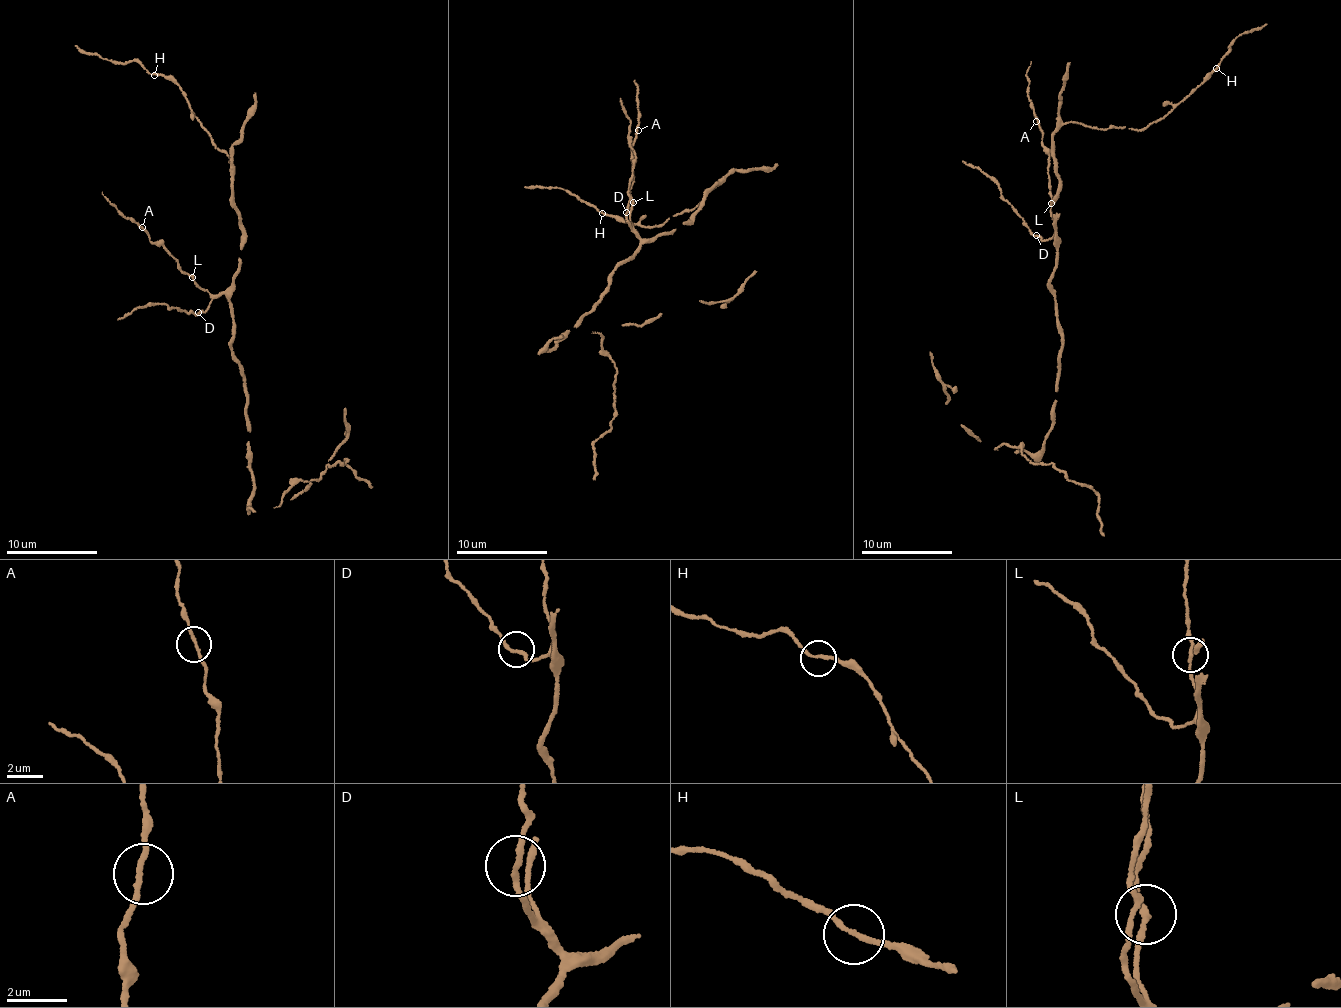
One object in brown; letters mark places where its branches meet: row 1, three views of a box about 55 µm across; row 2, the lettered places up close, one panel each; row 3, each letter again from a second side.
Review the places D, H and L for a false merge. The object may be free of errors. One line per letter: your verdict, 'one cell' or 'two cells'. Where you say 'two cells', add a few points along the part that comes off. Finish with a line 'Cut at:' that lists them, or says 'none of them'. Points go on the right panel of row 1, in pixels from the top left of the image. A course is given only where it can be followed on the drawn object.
D: one cell
H: one cell
L: one cell
Cut at: none of them

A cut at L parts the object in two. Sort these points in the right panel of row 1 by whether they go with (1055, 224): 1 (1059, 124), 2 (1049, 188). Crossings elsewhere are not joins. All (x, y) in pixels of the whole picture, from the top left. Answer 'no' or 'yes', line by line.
1: yes
2: no

